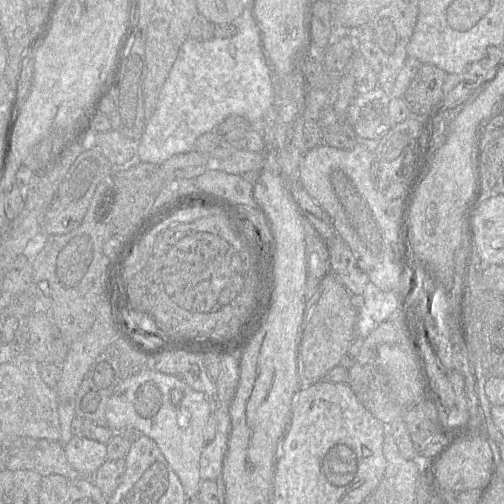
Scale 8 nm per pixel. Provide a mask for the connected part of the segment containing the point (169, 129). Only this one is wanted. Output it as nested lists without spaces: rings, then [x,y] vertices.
[[[249,6],[231,24],[236,26],[237,33],[230,38],[197,41],[188,37],[180,47],[160,91],[156,109],[146,121],[144,132],[138,142],[137,155],[140,162],[162,164],[173,155],[192,151],[199,136],[215,131],[230,116],[244,117],[252,128],[259,129],[262,133],[262,121],[275,104],[271,71],[260,51],[259,36],[251,20]]]

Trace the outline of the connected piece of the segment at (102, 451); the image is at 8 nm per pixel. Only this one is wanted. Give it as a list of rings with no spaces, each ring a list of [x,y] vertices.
[[[73,436],[64,451],[69,464],[82,477],[91,477],[107,460],[107,444],[89,439],[85,436]]]

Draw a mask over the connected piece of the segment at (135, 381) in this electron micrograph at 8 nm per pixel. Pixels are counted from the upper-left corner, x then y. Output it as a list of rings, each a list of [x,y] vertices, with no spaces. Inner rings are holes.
[[[145,368],[141,370],[140,372],[130,376],[126,380],[124,380],[113,392],[112,396],[109,398],[105,410],[105,416],[106,416],[106,422],[107,426],[112,429],[113,431],[119,431],[123,430],[124,428],[130,428],[134,427],[137,430],[139,430],[143,435],[148,436],[151,438],[155,443],[157,444],[158,448],[164,455],[165,459],[173,469],[173,471],[176,473],[178,478],[180,479],[180,482],[184,488],[184,492],[186,494],[187,499],[192,498],[195,496],[198,496],[198,491],[199,491],[199,486],[201,483],[201,477],[200,477],[200,456],[202,453],[202,450],[205,446],[205,441],[204,441],[204,429],[205,426],[209,420],[210,415],[213,413],[215,409],[215,404],[213,401],[211,401],[205,394],[193,390],[191,387],[189,387],[186,383],[184,383],[180,378],[178,378],[175,375],[170,375],[170,374],[164,374],[155,370],[151,370],[148,368]],[[181,393],[181,398],[178,403],[175,403],[172,399],[172,395],[178,395]]]

